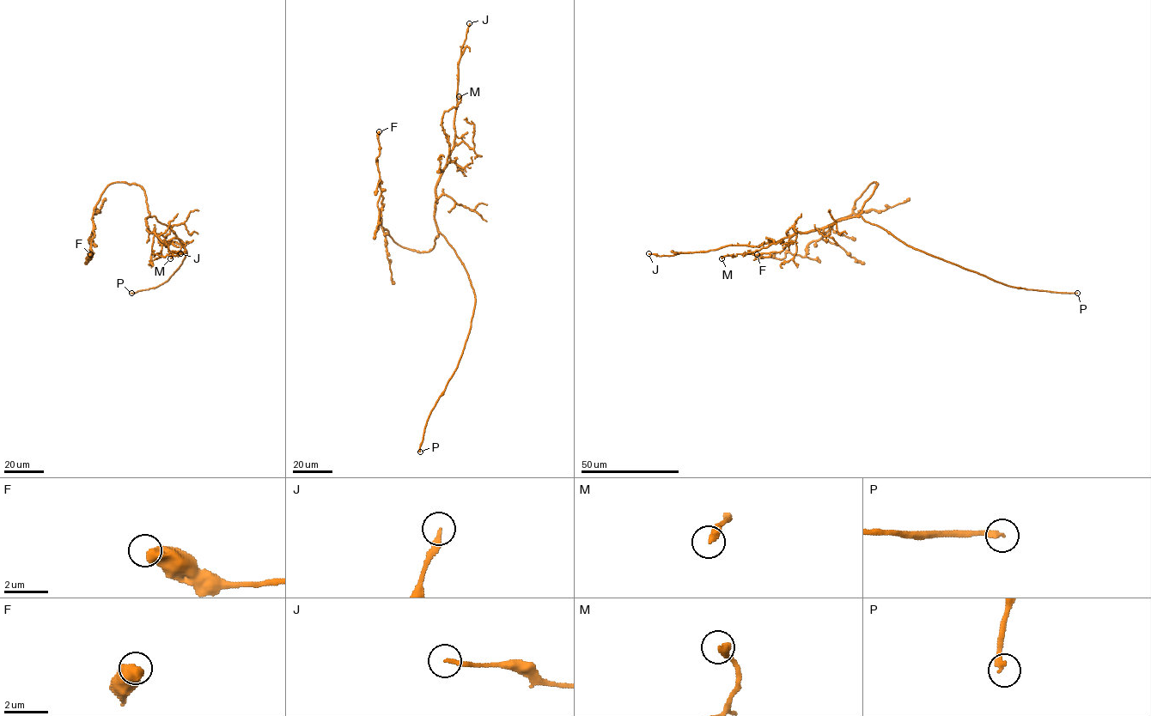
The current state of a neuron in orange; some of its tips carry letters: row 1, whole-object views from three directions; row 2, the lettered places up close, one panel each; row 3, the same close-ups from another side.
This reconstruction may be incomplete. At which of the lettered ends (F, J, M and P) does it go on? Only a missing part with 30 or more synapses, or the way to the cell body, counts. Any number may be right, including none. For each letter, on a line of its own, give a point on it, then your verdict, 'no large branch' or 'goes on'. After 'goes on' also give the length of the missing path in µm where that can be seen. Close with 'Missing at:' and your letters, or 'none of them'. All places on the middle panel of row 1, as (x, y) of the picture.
F: place (379, 131); no large branch
J: place (469, 23); no large branch
M: place (459, 96); no large branch
P: place (420, 452); goes on; missing 40 µm
Missing at: P

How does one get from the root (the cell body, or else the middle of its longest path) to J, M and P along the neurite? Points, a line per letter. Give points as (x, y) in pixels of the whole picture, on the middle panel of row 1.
J: (447, 242), (438, 231), (434, 217), (435, 186), (453, 144), (458, 63), (469, 23)
M: (447, 242), (434, 217), (435, 186), (450, 160), (449, 144), (441, 124), (443, 113), (457, 106), (459, 96)
P: (447, 242), (467, 272), (474, 293), (475, 306), (462, 353), (428, 418), (420, 452)

